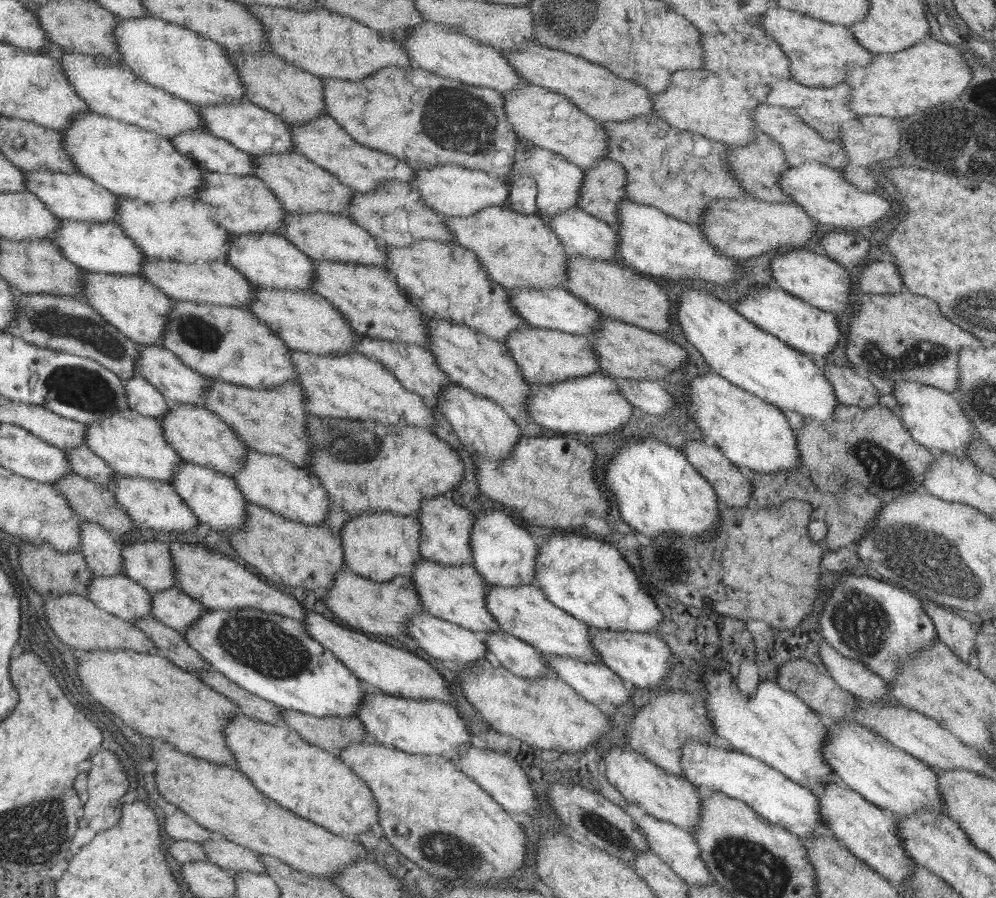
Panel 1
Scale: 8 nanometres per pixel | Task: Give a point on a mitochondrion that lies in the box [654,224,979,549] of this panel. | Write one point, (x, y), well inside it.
(885, 471)

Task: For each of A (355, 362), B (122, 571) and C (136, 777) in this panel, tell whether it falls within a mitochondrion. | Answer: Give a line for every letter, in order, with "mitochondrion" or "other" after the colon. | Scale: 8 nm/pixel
A: other
B: other
C: other

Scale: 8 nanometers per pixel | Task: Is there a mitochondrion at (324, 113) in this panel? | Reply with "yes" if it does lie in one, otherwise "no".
no

